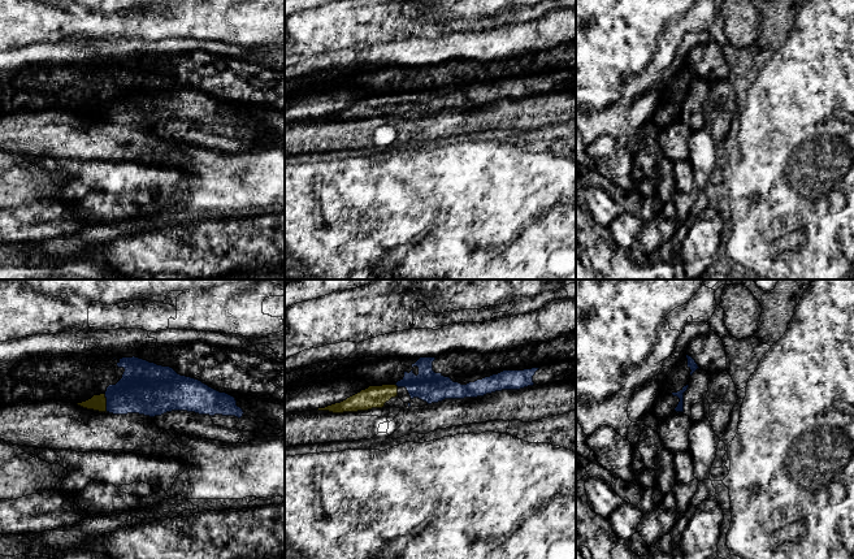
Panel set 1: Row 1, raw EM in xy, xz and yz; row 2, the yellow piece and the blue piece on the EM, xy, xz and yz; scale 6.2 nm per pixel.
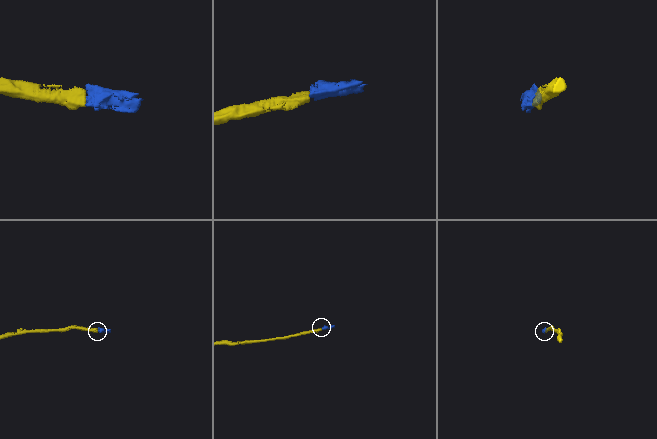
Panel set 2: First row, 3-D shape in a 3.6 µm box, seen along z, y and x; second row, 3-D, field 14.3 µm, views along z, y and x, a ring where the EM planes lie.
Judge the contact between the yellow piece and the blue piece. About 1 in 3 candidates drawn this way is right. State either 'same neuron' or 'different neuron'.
same neuron

